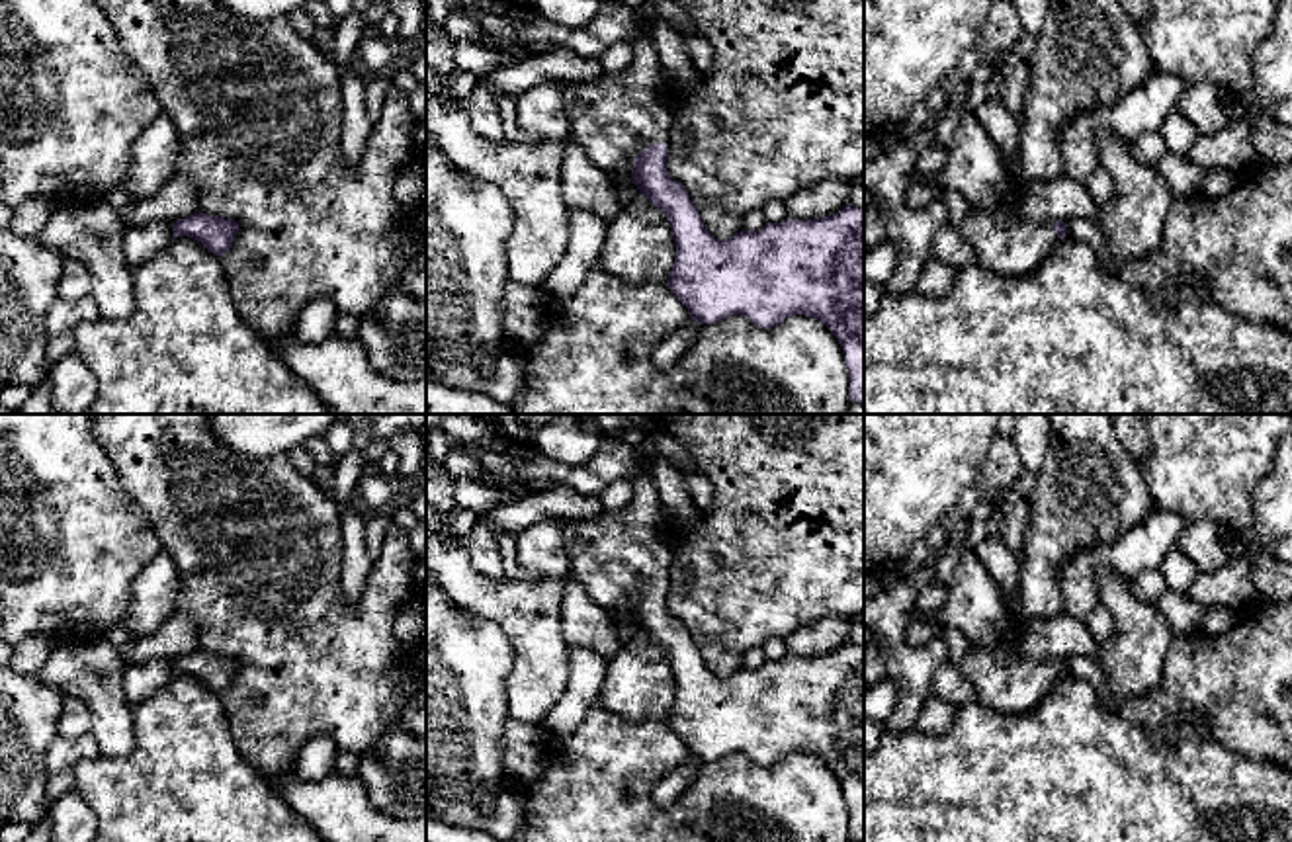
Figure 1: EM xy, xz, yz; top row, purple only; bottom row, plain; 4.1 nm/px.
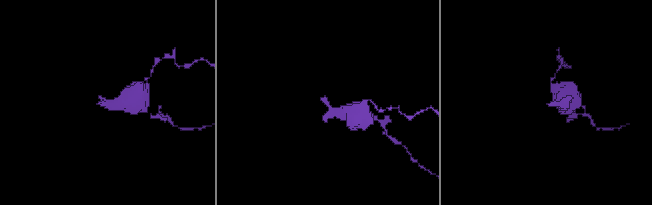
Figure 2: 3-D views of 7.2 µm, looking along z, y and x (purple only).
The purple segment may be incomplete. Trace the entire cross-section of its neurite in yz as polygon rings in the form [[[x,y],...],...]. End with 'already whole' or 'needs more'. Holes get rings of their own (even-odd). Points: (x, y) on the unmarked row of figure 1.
[[[1012,643],[997,649],[969,645],[960,674],[973,686],[975,701],[999,713],[1024,713],[1038,705],[1052,684],[1067,674],[1067,660],[1038,660]]]; needs more

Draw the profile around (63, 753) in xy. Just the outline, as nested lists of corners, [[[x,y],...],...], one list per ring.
[[[57,735],[45,752],[45,770],[47,776],[51,776],[63,770],[72,770],[80,760],[96,756],[100,756],[100,748],[92,735],[76,738]]]

